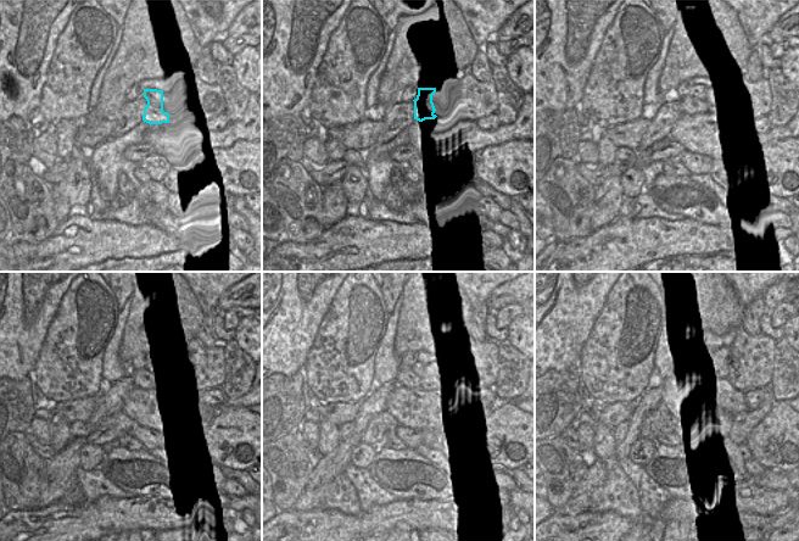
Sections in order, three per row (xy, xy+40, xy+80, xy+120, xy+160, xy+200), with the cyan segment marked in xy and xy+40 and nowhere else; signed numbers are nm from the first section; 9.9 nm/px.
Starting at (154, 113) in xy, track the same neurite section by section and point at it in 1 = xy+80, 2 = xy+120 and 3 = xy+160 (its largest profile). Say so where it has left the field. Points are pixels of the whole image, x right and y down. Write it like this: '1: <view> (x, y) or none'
1: xy+80 (693, 104)
2: xy+120 (145, 378)
3: xy+160 (411, 377)

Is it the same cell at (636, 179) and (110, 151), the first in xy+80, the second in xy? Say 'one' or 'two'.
two

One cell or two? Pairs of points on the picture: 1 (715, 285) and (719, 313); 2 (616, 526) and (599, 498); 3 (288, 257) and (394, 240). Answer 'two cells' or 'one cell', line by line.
1: one cell
2: two cells
3: one cell

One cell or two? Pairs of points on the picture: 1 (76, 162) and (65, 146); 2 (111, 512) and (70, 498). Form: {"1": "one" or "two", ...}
{"1": "two", "2": "two"}

